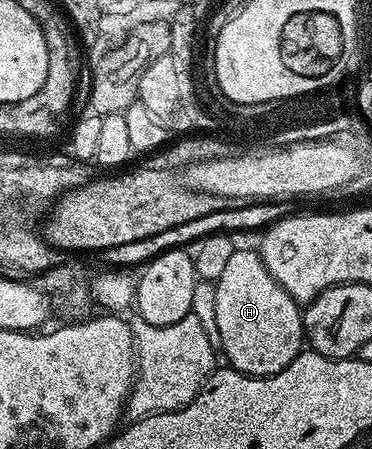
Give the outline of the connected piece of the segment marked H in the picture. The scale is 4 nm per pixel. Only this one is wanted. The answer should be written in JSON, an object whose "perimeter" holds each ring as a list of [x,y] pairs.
{"perimeter":[[[243,246],[237,247],[234,254],[226,261],[226,267],[222,274],[214,282],[217,298],[215,299],[215,317],[218,322],[218,333],[221,338],[219,351],[222,353],[229,365],[237,372],[244,372],[247,376],[273,376],[290,362],[305,347],[304,339],[304,318],[301,305],[296,299],[285,290],[282,285],[266,270],[264,260],[260,257],[259,251]]]}

